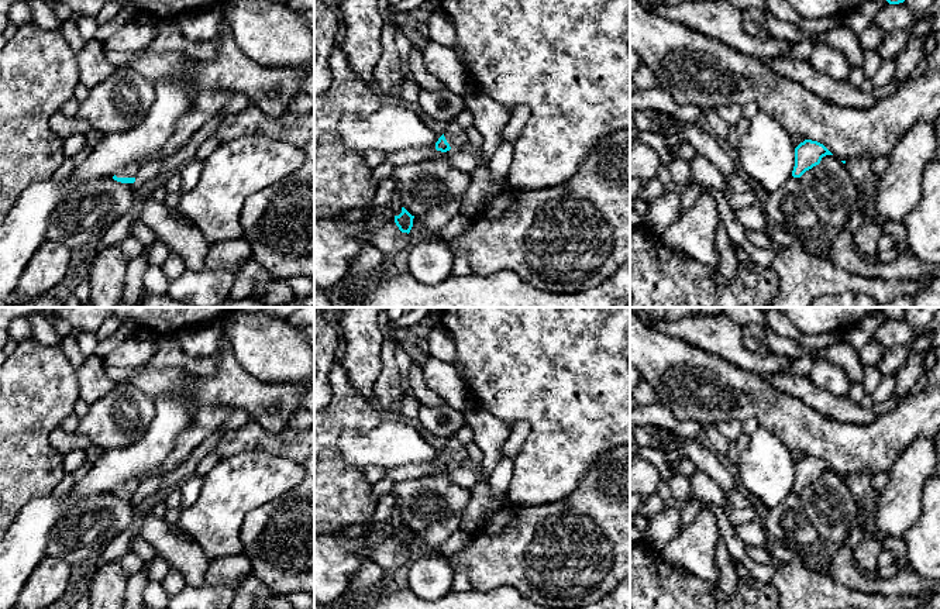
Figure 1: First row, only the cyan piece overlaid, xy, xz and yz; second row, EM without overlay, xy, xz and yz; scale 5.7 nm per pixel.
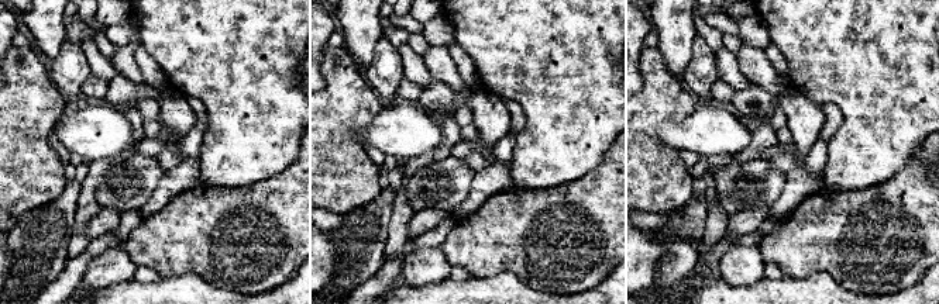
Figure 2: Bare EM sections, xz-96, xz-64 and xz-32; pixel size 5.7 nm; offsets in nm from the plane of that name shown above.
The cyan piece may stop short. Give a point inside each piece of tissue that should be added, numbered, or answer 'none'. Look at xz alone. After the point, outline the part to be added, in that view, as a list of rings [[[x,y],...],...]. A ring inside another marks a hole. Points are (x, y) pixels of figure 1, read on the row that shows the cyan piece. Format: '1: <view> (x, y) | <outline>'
1: xz (455, 134) | [[[455,120],[447,124],[444,137],[451,148],[468,145],[466,130]]]

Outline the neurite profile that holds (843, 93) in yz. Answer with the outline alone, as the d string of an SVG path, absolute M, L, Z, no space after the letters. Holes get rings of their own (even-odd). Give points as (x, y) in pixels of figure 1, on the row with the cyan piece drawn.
M791 52L772 58L761 58L761 61L774 72L798 82L831 104L851 109L870 109L878 100L872 92L865 92L848 80L834 80L826 73L816 70L802 56Z

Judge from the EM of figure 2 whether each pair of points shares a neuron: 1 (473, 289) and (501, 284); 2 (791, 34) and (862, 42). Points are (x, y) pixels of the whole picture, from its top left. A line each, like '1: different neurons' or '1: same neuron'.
1: same neuron
2: same neuron

